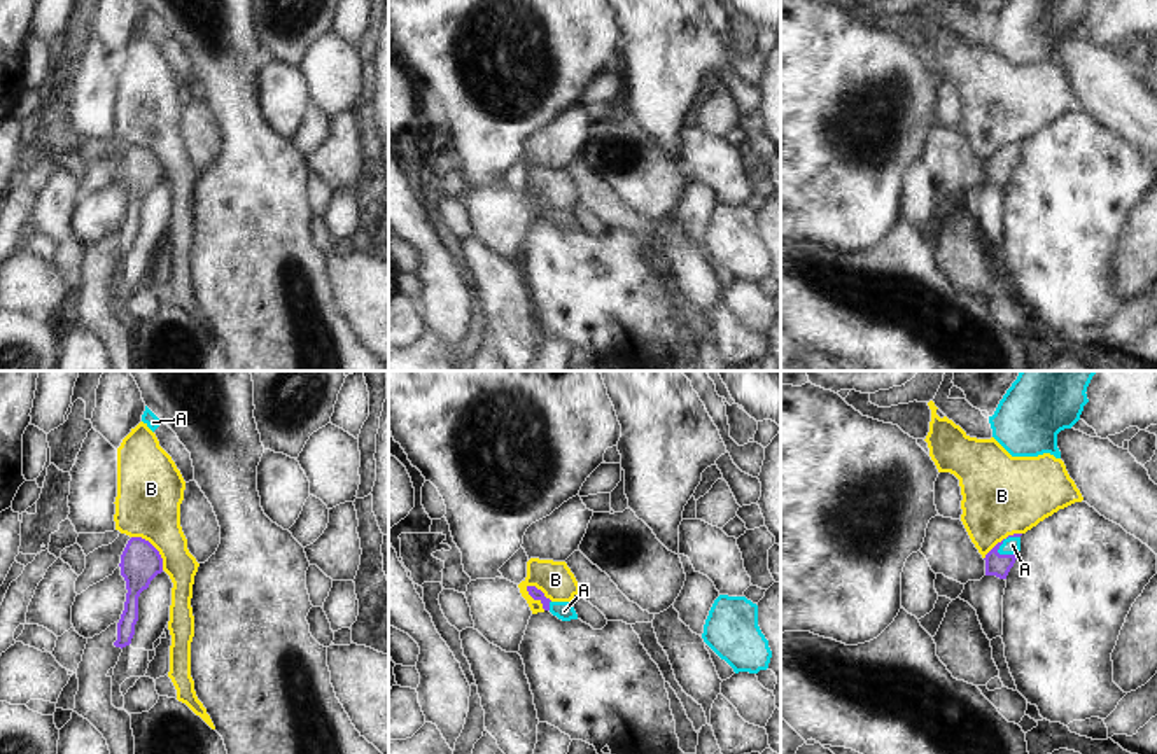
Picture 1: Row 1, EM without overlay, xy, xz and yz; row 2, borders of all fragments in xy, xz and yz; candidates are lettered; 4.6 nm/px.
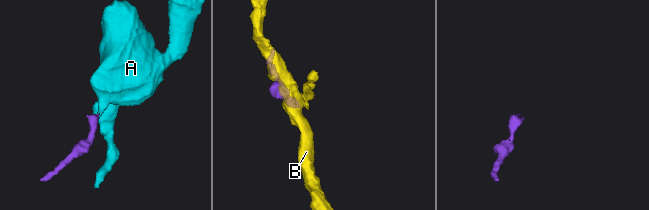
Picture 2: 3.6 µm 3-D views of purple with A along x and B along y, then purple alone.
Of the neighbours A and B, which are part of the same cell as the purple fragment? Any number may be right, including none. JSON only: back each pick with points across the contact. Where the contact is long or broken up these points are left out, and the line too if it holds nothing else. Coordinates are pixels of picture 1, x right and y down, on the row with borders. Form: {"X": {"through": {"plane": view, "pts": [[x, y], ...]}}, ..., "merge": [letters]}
{"A": {"through": {"plane": "yz", "pts": [[996, 564], [1003, 539], [1012, 544]]}}, "merge": ["A"]}

